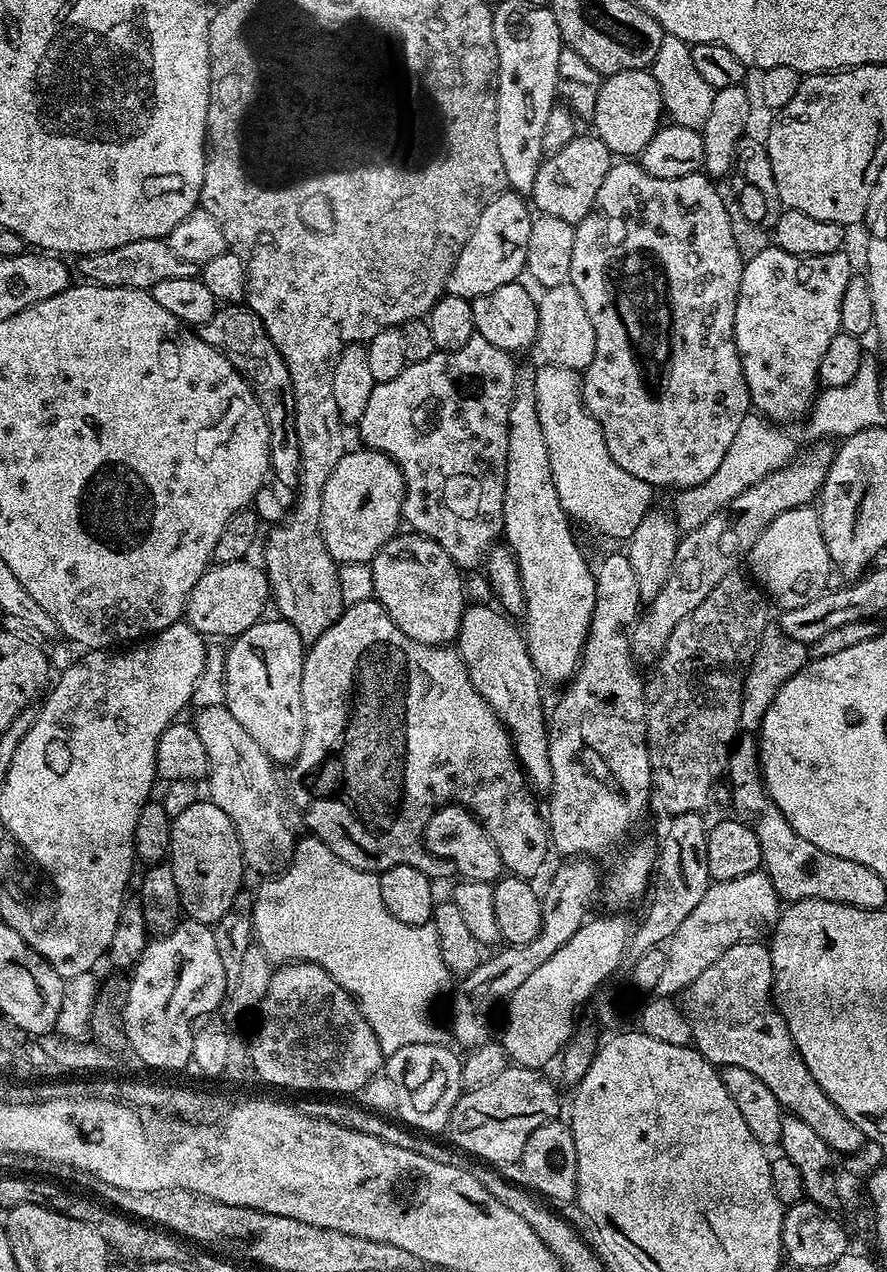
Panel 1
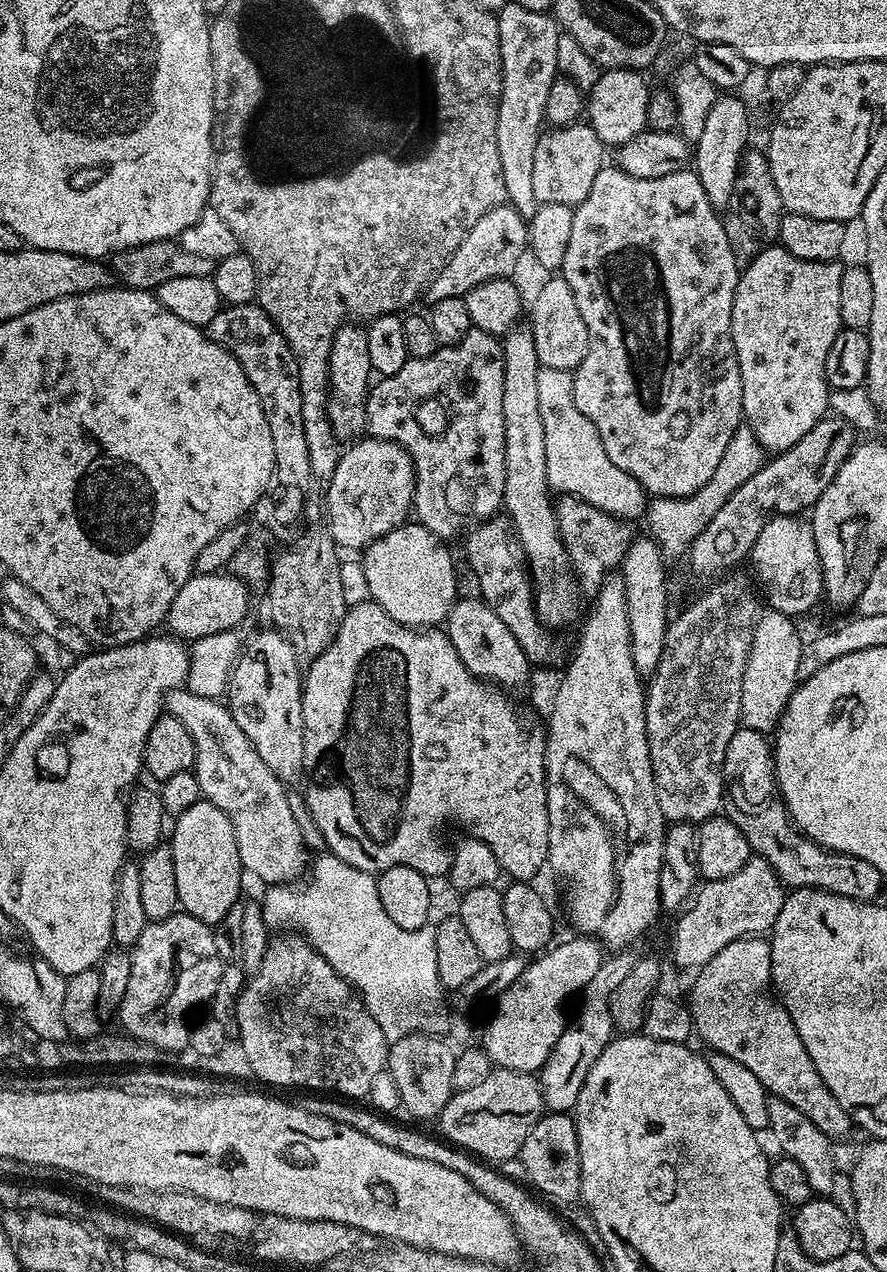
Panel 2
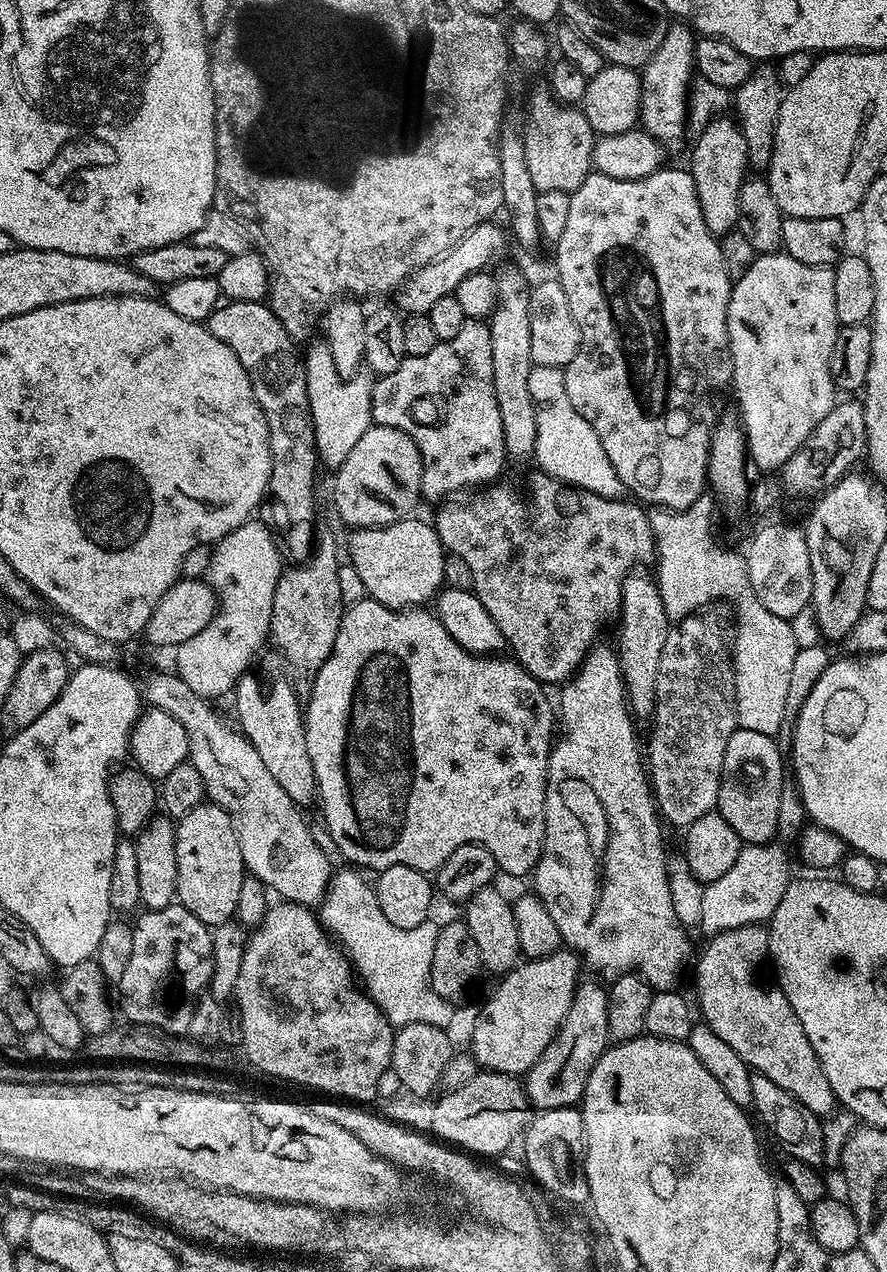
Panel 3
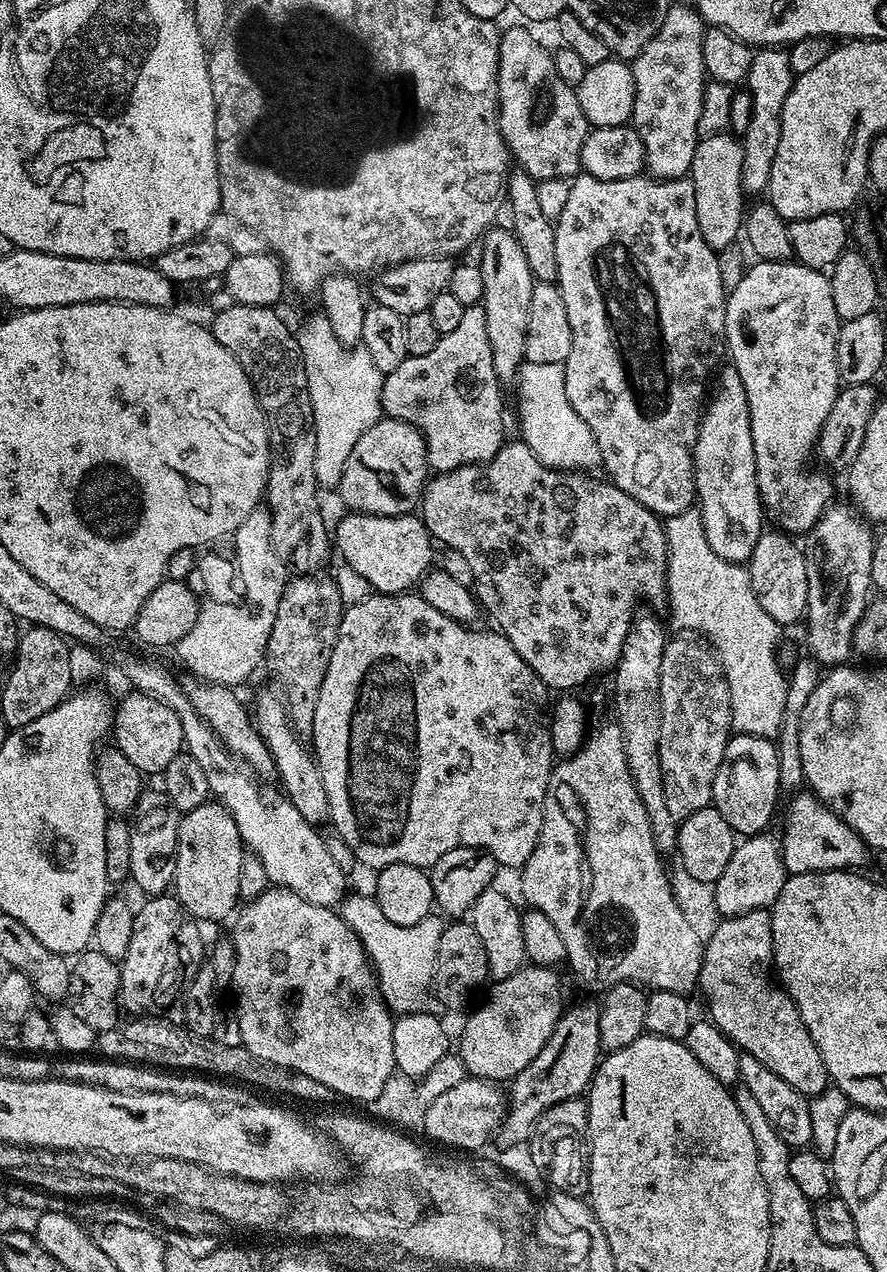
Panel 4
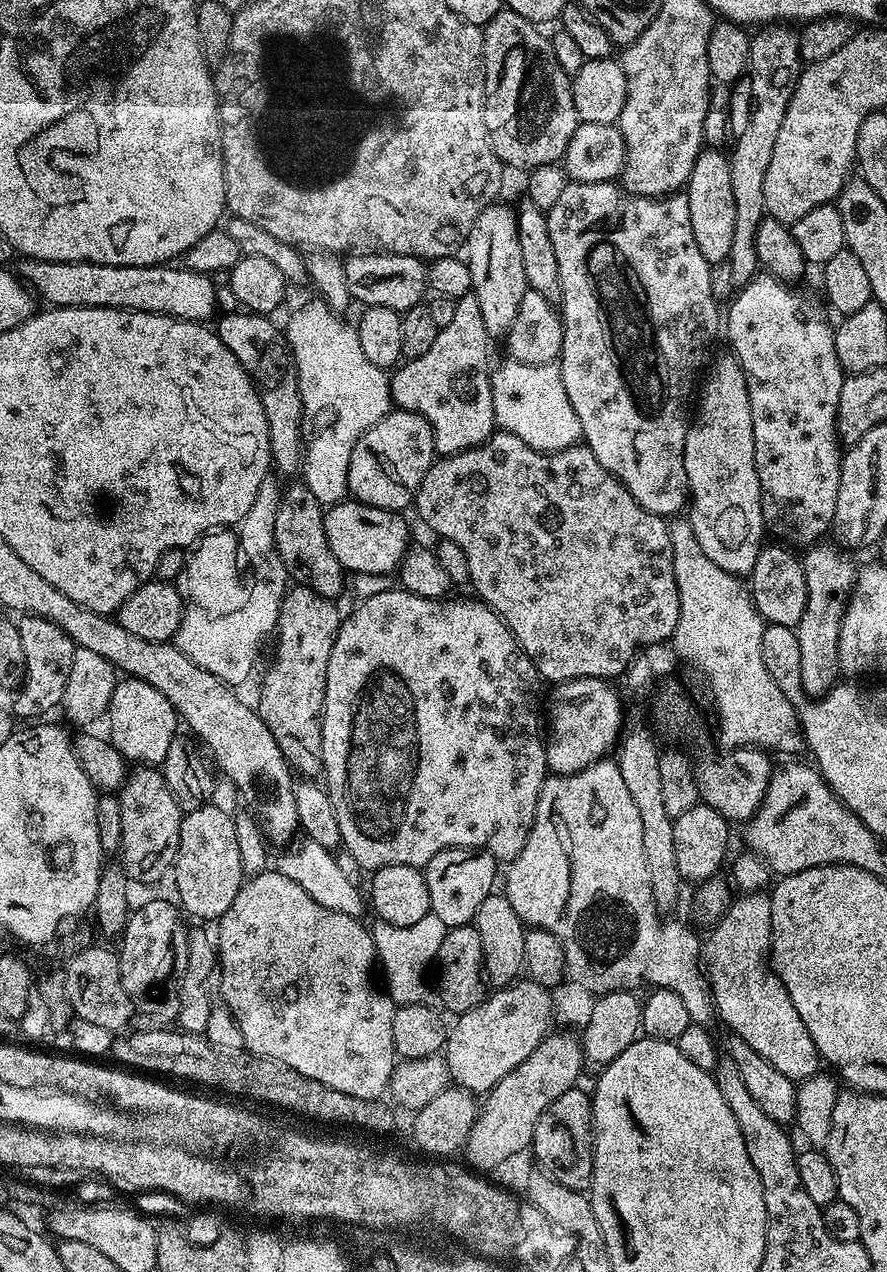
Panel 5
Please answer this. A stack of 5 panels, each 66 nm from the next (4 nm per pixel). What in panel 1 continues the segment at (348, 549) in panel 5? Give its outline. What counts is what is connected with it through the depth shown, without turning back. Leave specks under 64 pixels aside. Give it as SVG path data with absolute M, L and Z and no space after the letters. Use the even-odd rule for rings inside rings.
M408 530L386 542L370 563L374 574L372 595L406 638L433 646L448 646L455 641L466 607L464 576L438 542Z

